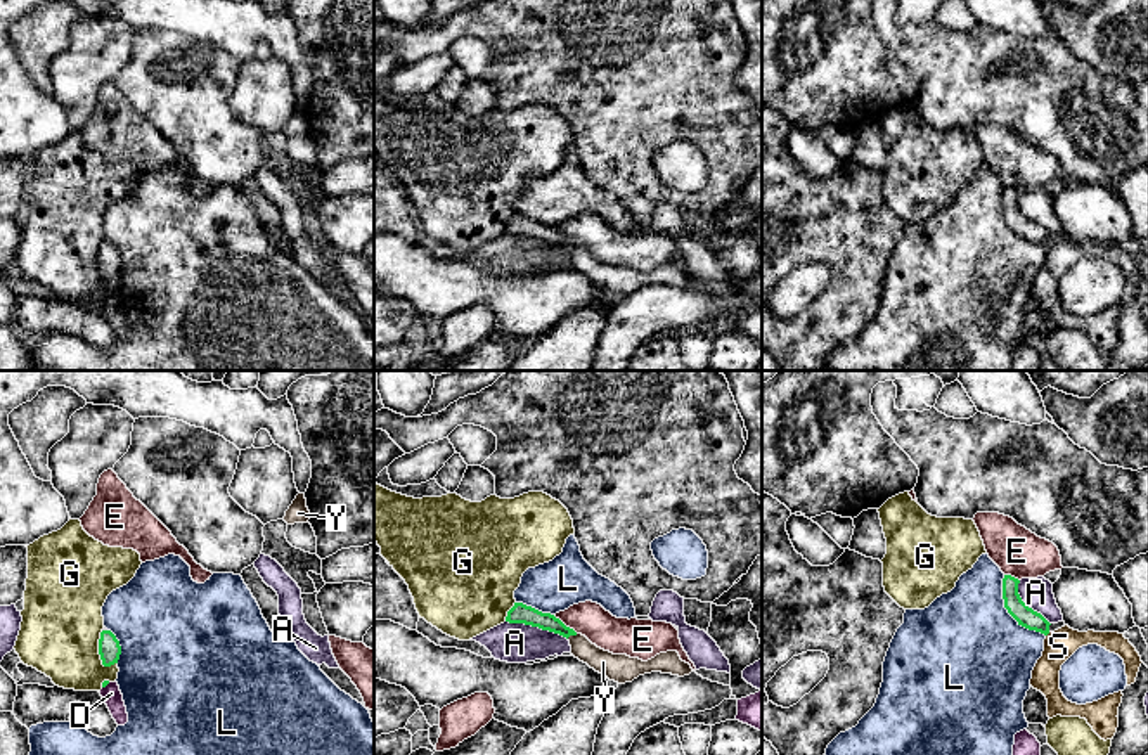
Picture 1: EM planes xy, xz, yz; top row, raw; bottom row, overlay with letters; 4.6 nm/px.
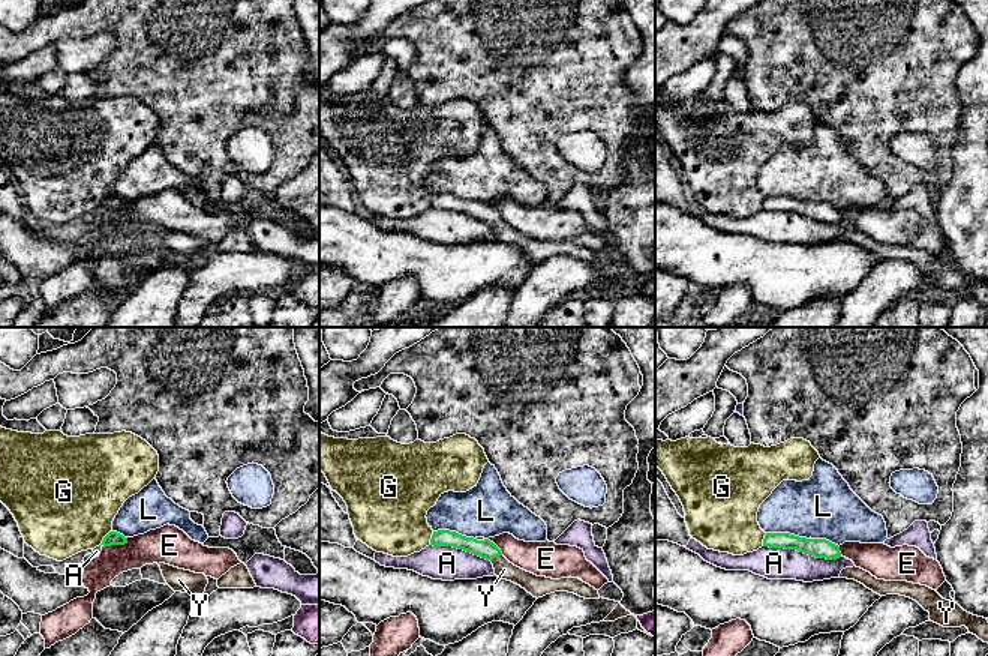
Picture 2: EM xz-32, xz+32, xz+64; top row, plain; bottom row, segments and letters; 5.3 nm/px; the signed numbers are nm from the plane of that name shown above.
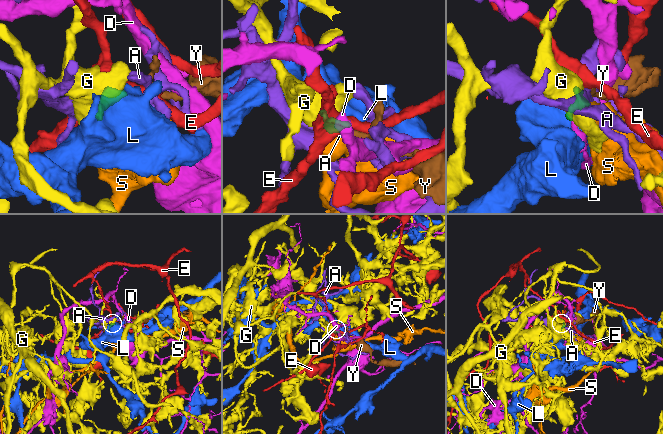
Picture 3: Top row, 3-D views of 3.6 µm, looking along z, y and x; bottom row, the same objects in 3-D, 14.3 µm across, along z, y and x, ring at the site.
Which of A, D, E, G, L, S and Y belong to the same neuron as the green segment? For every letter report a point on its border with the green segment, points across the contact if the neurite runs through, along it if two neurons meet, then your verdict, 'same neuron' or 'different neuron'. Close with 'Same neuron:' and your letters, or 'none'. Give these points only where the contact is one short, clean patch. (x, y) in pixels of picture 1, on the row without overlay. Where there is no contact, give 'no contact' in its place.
A: contact xz (537, 238); different neuron
D: contact xy (106, 296); border xy (109, 295), (103, 300); different neuron
E: contact xz (565, 238); border xz (554, 229), (577, 245); different neuron
G: contact xy (99, 264); different neuron
L: contact yz (1008, 224); different neuron
S: no contact; different neuron
Y: contact xz (572, 246); way xz (523, 225), (554, 236), (572, 246), (591, 267), (613, 279); same neuron
Same neuron: Y

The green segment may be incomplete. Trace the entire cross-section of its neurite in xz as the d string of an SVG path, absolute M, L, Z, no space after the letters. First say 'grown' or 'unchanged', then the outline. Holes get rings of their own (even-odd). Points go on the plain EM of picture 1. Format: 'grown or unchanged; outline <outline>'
grown; outline M514 215L514 218L507 223L506 234L539 239L566 249L575 270L618 296L632 294L639 287L651 284L672 286L679 289L693 284L691 277L682 274L677 263L660 265L648 274L604 263L592 256L585 248L566 239L556 227L542 225L523 215Z

